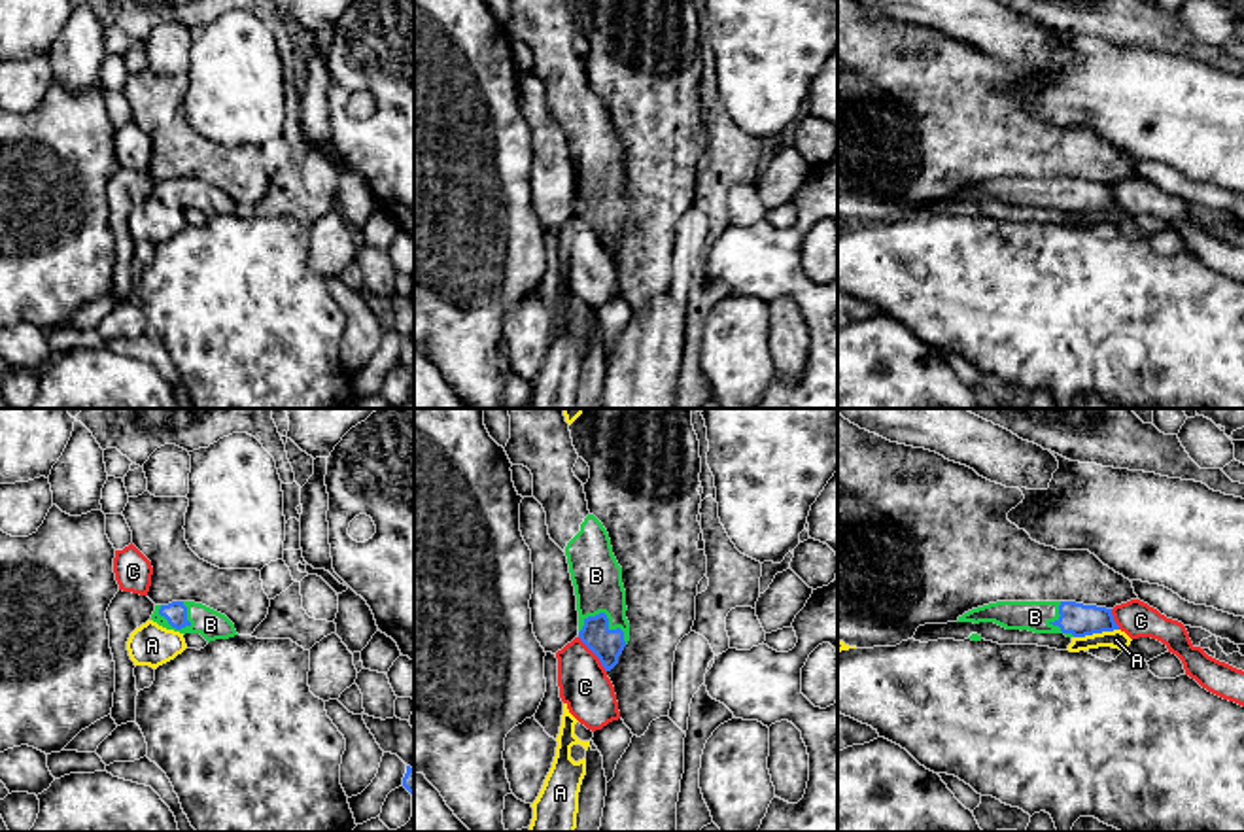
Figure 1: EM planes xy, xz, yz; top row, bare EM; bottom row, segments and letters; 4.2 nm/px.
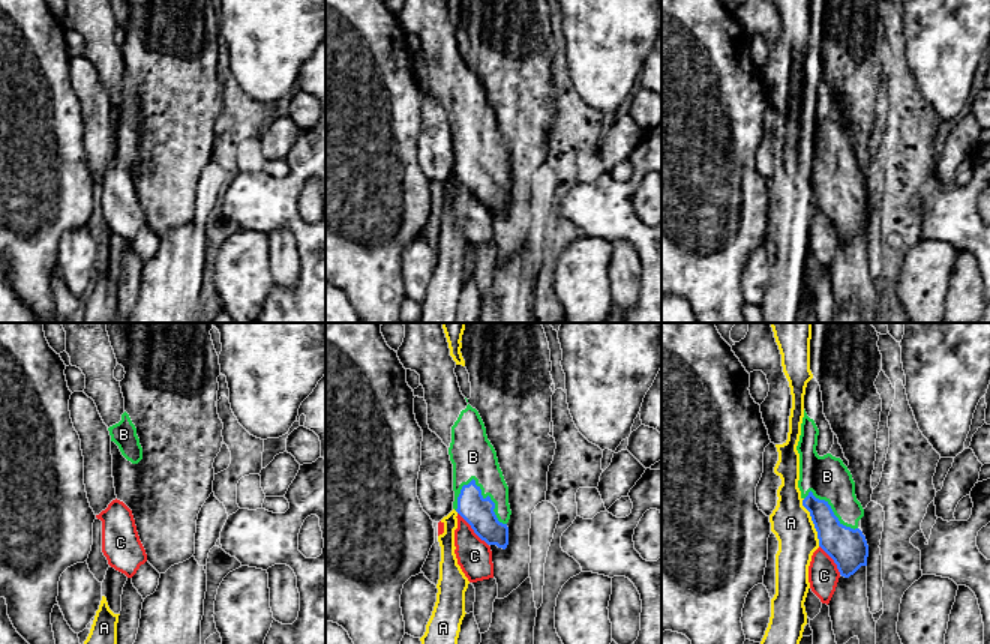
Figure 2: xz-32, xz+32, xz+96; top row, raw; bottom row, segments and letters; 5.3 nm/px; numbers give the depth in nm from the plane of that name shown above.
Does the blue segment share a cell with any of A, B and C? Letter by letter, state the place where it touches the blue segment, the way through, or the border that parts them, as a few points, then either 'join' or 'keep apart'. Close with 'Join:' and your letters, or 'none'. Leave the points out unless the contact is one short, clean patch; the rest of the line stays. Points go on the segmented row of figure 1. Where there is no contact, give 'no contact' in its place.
A: meets blue in yz at (1095, 632); border along yz (1118, 628), (1074, 638); keep apart
B: meets blue in xz at (607, 623); join
C: meets blue in xz at (594, 653); keep apart
Join: B

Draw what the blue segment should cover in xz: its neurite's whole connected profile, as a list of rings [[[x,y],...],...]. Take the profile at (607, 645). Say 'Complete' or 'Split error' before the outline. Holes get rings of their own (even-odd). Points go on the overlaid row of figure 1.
Split error. [[[562,408],[507,410],[510,416],[510,439],[505,452],[512,465],[524,465],[531,471],[533,497],[546,512],[548,535],[567,556],[577,596],[579,637],[599,658],[605,671],[611,671],[630,641],[622,567],[613,554],[607,529],[588,511],[584,486],[573,473],[579,454],[573,446],[569,424]]]

